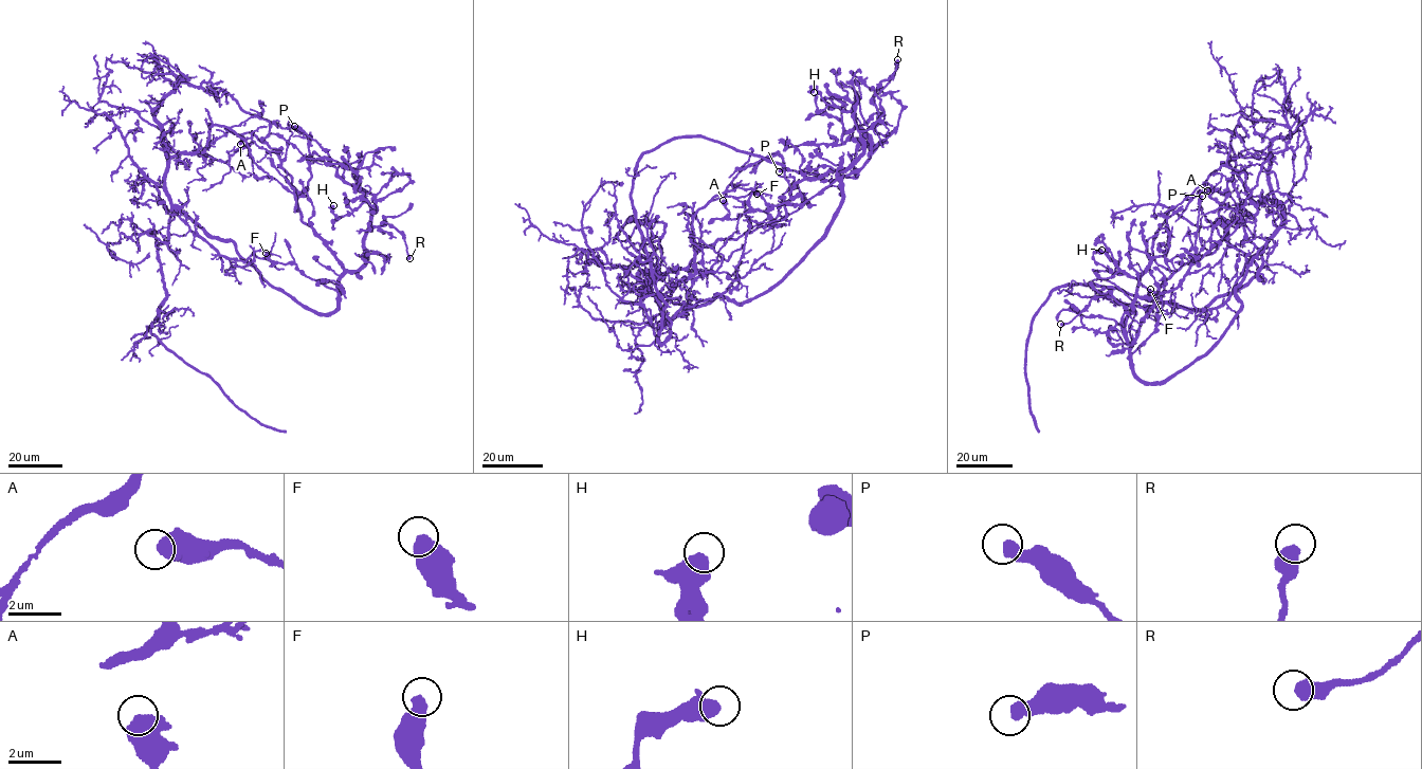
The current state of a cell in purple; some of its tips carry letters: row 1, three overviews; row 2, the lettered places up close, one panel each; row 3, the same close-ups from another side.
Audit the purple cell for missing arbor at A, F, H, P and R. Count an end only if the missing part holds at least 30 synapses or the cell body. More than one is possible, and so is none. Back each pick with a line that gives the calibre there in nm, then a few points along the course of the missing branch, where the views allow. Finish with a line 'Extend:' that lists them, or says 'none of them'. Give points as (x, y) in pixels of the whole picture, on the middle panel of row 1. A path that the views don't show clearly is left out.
Extend: none of them

